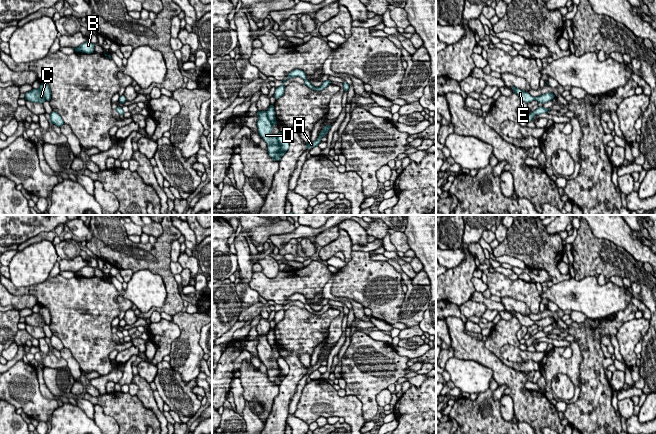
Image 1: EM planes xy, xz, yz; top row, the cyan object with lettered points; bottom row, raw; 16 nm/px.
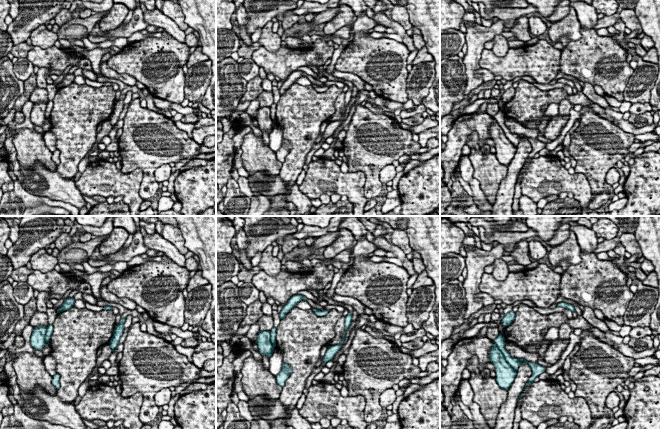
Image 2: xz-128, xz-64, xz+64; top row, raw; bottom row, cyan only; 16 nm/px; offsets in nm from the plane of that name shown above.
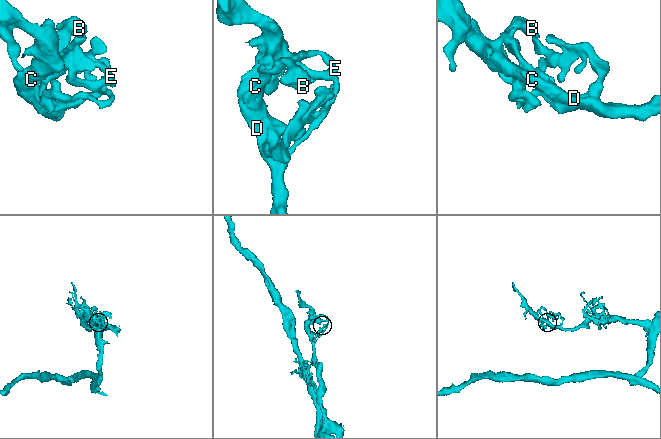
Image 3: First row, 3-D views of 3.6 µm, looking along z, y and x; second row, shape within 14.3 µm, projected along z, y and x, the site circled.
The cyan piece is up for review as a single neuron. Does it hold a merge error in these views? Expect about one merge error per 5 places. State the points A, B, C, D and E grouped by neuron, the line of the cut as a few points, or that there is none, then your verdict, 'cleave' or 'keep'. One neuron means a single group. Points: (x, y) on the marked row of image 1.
A B C D E; no cut; keep

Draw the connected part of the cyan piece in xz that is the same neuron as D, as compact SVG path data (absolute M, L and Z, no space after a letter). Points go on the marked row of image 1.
M270 105L267 111L258 110L257 114L258 133L267 143L269 156L274 161L280 161L289 149L289 141L282 132L279 132L277 136L271 136L273 126L277 124L274 106Z

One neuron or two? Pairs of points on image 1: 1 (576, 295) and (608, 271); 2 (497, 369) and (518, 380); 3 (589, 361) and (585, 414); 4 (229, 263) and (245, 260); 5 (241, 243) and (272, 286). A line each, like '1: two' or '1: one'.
1: two
2: one
3: one
4: two
5: two

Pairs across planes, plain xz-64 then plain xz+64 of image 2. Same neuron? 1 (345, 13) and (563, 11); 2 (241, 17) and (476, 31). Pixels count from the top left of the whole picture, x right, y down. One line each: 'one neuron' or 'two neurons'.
1: two neurons
2: one neuron

